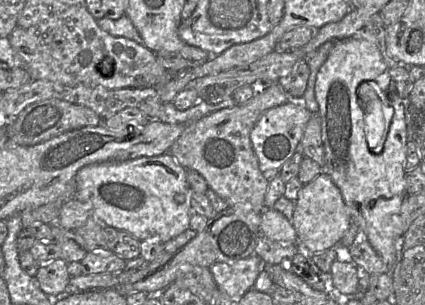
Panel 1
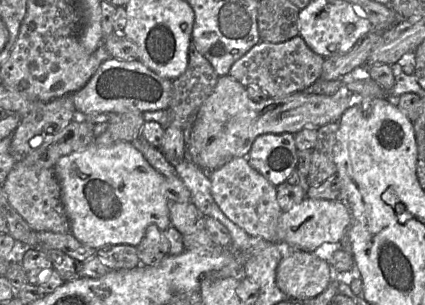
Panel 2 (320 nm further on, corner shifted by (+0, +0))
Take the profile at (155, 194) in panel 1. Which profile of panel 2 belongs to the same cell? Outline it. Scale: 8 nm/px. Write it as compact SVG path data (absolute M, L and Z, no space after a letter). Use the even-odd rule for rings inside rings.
M122 141L111 146L92 142L82 150L62 156L54 170L61 185L70 232L78 241L95 250L118 244L137 247L146 236L149 225L156 225L160 231L166 231L171 226L169 201L163 194L165 177L147 162L132 142Z

